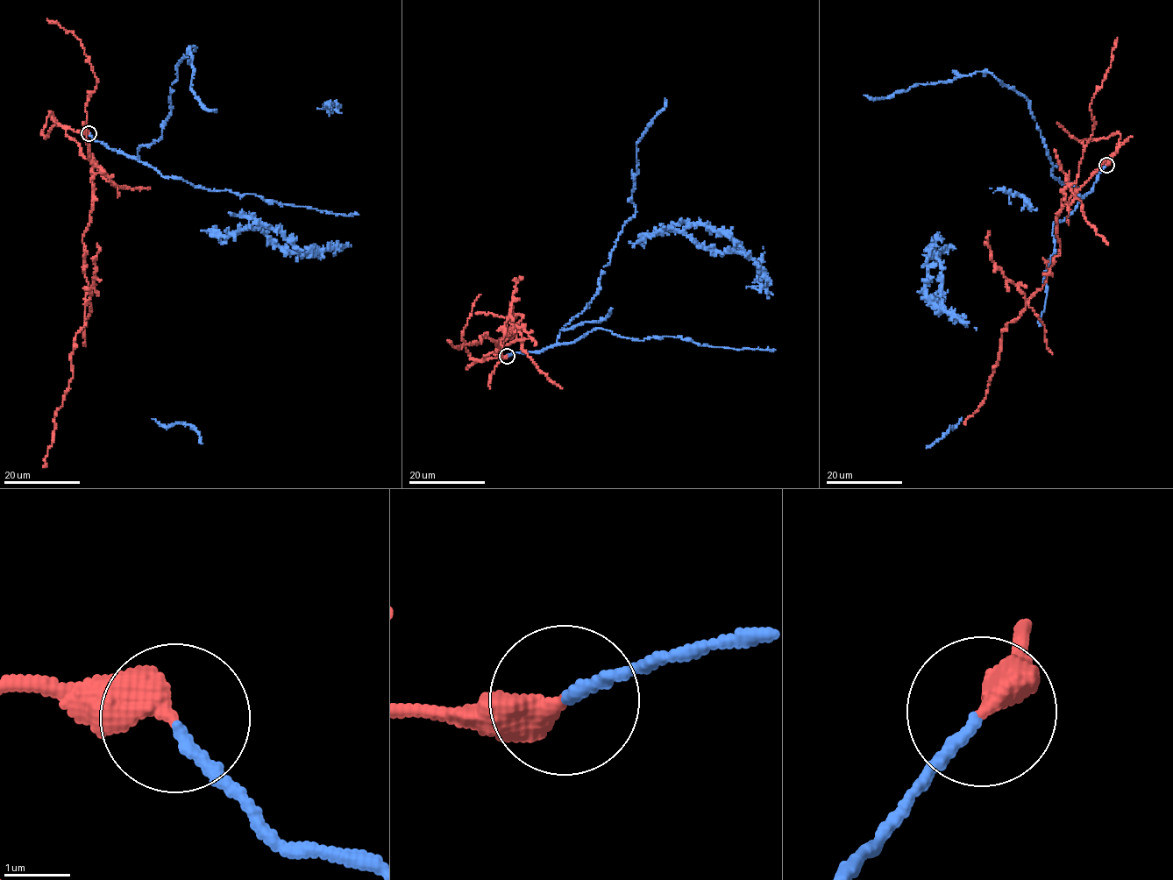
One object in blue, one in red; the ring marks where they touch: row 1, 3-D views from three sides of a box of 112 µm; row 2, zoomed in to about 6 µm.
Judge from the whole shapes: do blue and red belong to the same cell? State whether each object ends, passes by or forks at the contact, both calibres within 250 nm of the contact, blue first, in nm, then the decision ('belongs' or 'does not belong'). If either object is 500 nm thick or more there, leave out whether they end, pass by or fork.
blue ends there; red ends there; 180 nm thick on the blue side, 440 nm on the other; does not belong

